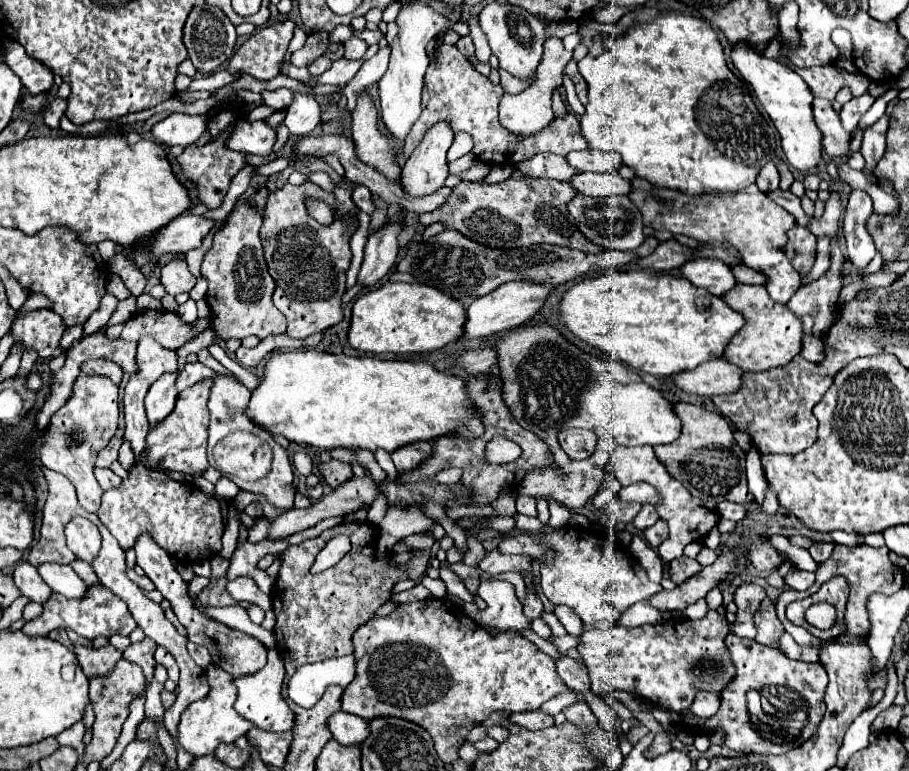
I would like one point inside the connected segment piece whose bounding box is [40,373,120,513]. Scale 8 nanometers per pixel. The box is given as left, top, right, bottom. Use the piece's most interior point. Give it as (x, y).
(79, 430)

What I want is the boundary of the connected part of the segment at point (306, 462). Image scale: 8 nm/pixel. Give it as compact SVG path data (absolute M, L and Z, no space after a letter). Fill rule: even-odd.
M296 453L296 455L292 457L292 465L294 465L294 469L296 469L300 475L304 475L304 477L308 477L308 475L312 473L312 459L310 459L306 453Z

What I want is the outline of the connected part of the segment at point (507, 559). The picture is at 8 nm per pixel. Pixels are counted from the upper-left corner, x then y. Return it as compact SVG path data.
M500 551L486 553L486 557L480 561L480 569L486 573L504 573L504 571L528 571L530 569L530 557L526 555L504 555Z

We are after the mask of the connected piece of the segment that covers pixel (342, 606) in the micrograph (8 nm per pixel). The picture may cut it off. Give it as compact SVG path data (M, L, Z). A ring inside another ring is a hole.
M340 523L326 529L314 539L292 545L280 553L282 565L272 589L276 613L276 641L290 679L300 665L324 661L330 657L352 653L352 633L376 615L376 609L390 599L390 589L402 579L418 579L424 575L430 551L416 551L406 567L388 567L388 557L376 559L376 527L368 523ZM336 537L352 537L352 549L334 567L312 575L310 567L324 545Z

